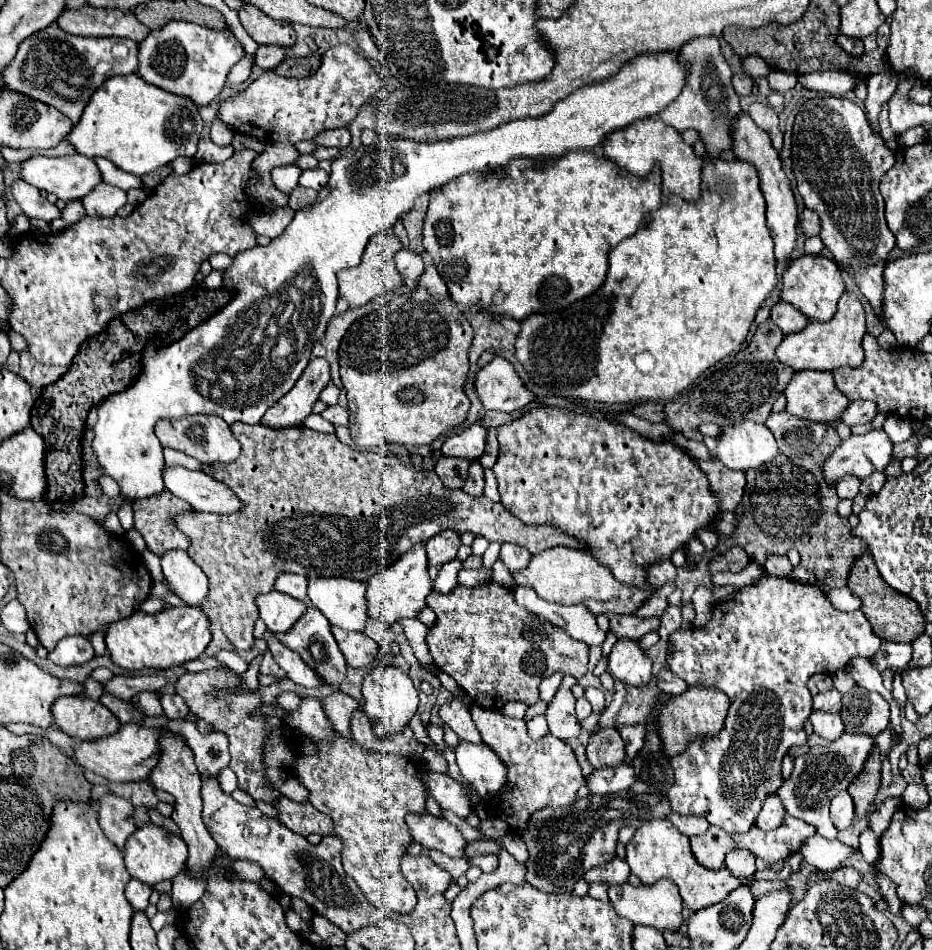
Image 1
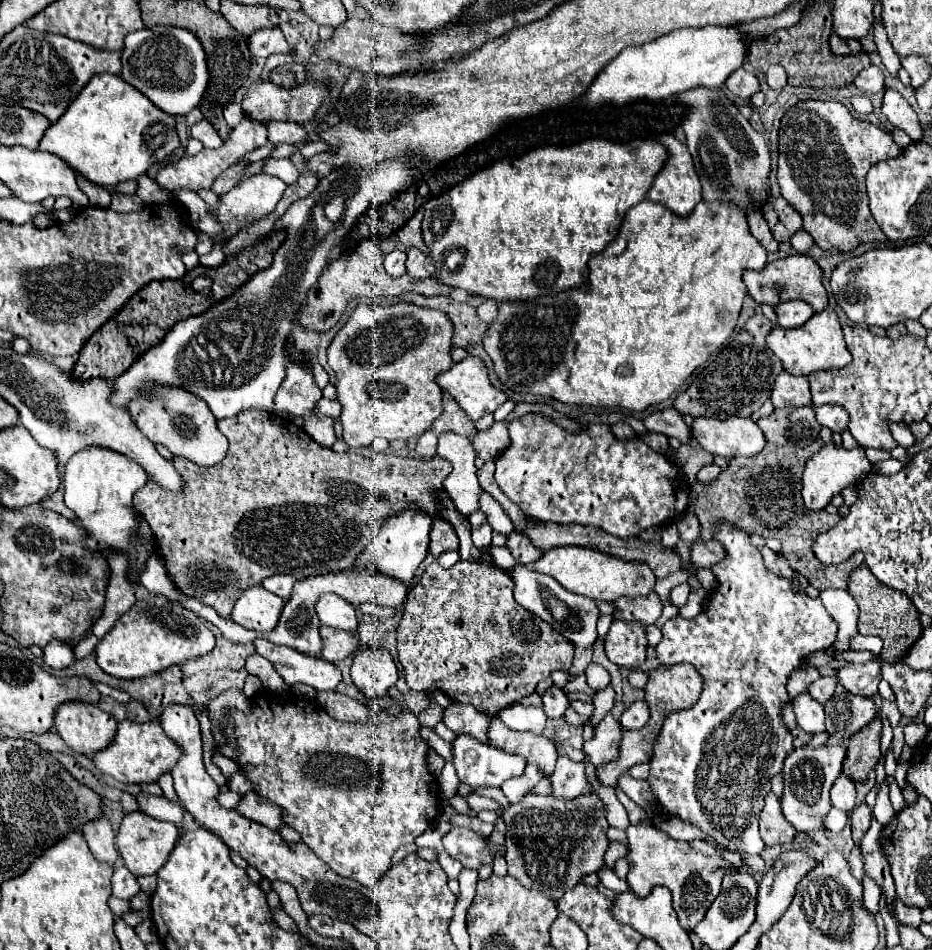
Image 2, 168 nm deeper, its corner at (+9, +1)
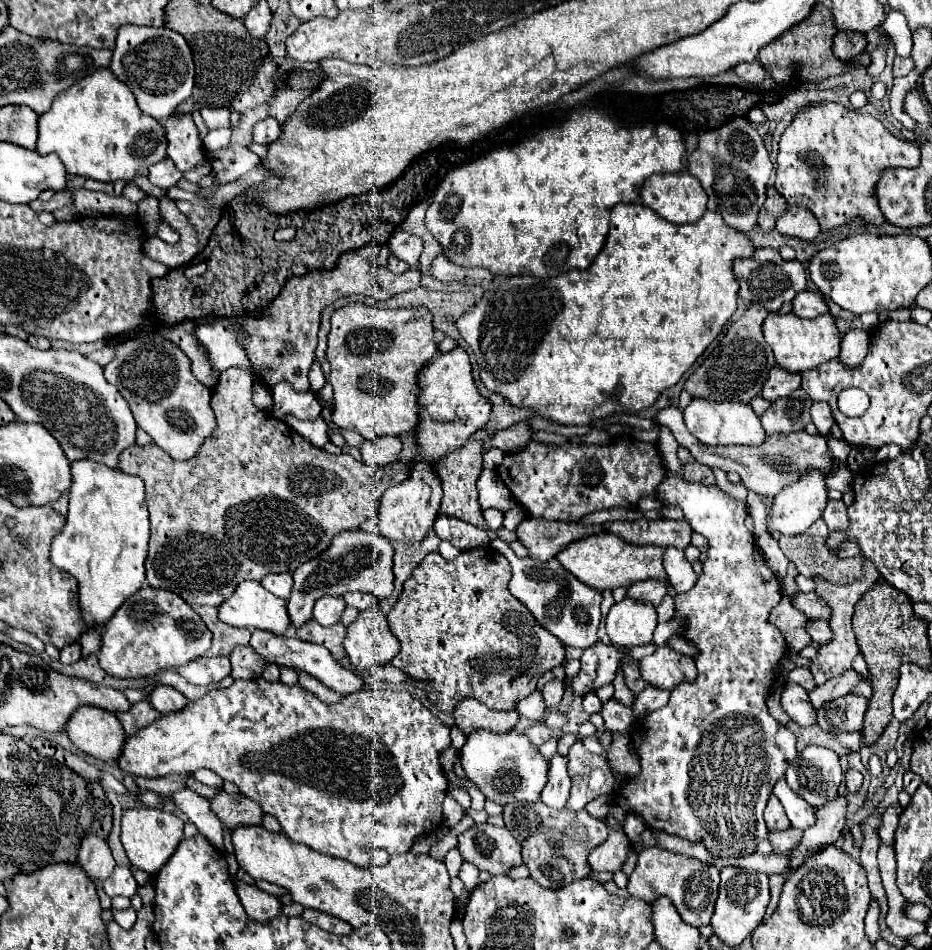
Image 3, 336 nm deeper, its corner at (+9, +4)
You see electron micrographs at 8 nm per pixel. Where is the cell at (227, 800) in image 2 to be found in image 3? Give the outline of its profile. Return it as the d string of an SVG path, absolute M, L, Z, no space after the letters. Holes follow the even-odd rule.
M182 788L172 794L172 802L180 812L188 816L190 822L196 824L202 836L205 836L218 850L225 852L223 825L210 810L210 800L198 796L188 788Z

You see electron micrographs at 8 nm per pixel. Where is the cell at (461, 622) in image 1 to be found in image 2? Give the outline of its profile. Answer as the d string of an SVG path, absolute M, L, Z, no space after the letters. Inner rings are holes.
M436 561L428 565L418 585L408 593L398 627L398 661L404 667L408 687L426 691L430 685L436 685L452 701L470 703L480 713L496 715L518 703L522 697L528 697L536 683L546 679L550 671L570 671L574 659L572 641L520 607L512 593L512 577L502 569L480 561L458 561L450 569L440 567Z

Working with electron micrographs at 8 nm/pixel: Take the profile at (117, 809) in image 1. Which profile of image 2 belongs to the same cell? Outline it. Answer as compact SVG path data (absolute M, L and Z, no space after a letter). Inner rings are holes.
M100 815L98 819L90 821L82 829L88 847L92 849L94 857L98 861L104 861L108 865L116 863L116 845L114 845L114 829L108 815Z

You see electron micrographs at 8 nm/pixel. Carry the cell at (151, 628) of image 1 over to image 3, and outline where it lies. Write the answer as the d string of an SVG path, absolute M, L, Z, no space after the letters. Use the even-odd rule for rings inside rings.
M142 588L132 594L108 620L98 652L100 666L116 678L152 678L162 670L176 670L200 656L212 644L204 620L174 592Z

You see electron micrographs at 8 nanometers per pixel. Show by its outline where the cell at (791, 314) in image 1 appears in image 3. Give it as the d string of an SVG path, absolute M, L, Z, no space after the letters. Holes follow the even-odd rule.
M800 292L794 298L794 314L800 318L818 318L822 314L828 314L828 304L824 300L824 296L820 296L818 292Z

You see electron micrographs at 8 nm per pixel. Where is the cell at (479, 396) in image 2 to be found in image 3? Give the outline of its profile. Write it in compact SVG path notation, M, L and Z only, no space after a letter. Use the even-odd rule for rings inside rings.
M456 346L456 348L452 348L450 352L446 352L446 354L436 354L428 364L424 364L420 370L418 370L418 388L420 388L420 394L418 394L418 398L420 398L420 402L418 402L418 412L420 412L420 422L418 422L418 428L416 428L416 446L418 446L418 454L410 460L410 474L408 474L408 478L400 484L400 486L392 486L392 488L388 488L386 492L384 492L384 496L382 496L382 506L380 506L380 512L378 512L378 518L380 518L380 532L382 532L382 536L386 536L392 544L394 542L402 542L402 544L416 544L416 542L422 542L424 538L426 538L426 532L432 528L432 524L434 524L434 520L436 520L436 516L438 516L438 510L440 510L440 500L442 500L442 480L440 480L440 476L438 476L438 472L434 470L434 464L442 458L442 456L446 456L446 454L450 454L450 452L454 452L454 450L458 450L458 448L462 448L466 442L468 442L468 438L476 432L476 430L480 430L486 422L488 422L488 418L490 418L490 402L488 400L484 400L480 394L478 394L478 388L476 388L476 384L474 384L474 380L472 380L472 374L470 374L470 362L468 362L468 354L460 348L460 346Z

